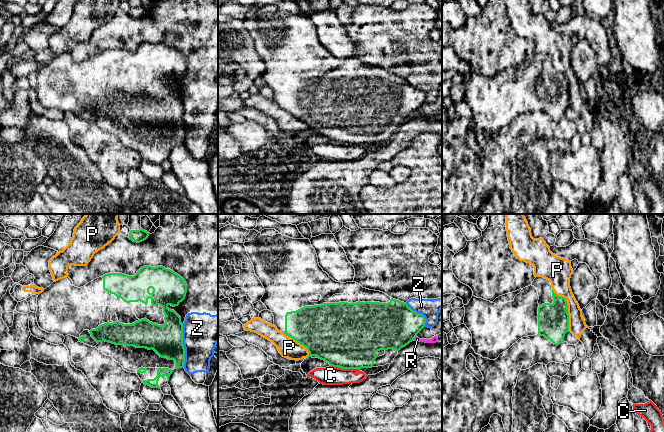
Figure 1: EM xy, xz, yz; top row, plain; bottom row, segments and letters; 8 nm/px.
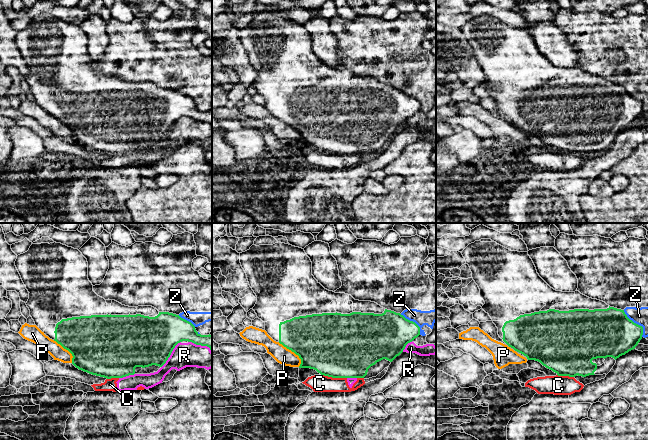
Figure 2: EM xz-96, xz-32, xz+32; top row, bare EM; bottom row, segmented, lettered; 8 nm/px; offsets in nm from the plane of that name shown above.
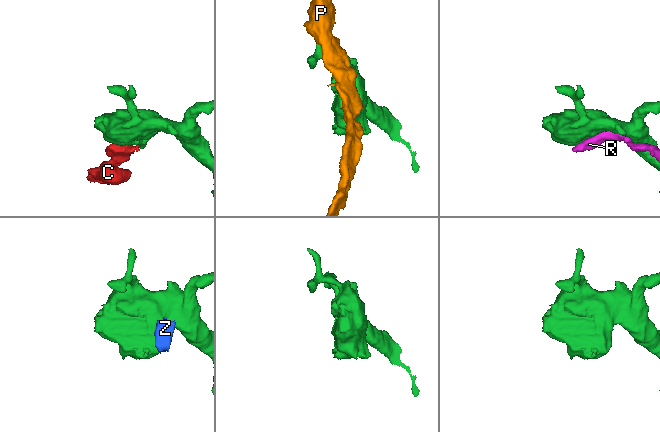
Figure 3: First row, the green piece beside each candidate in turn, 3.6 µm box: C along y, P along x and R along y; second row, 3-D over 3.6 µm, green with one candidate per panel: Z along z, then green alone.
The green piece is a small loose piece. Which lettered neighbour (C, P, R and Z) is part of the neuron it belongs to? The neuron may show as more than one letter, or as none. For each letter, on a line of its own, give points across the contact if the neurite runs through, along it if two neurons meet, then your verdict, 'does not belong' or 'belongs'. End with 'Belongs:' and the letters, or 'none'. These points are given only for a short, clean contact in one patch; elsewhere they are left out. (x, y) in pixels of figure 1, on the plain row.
C: border xz (330, 141), (358, 145); does not belong
P: does not belong
R: does not belong
Z: does not belong
Belongs: none

